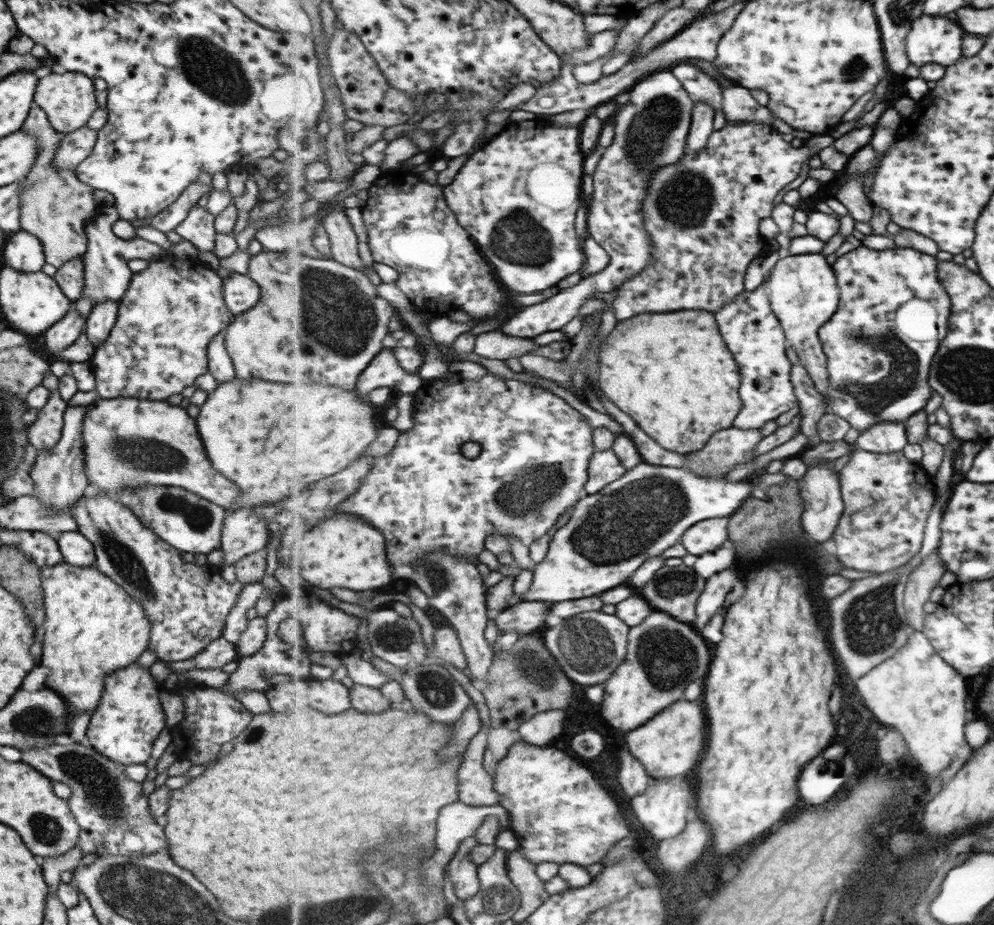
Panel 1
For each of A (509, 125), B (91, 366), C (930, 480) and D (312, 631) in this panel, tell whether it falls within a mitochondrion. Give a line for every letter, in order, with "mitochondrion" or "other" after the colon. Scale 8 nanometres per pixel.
A: other
B: other
C: other
D: other

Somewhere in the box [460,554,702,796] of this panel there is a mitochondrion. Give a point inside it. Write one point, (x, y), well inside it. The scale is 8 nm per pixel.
(668, 658)

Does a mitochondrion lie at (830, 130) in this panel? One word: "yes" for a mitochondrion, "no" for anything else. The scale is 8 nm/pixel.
no

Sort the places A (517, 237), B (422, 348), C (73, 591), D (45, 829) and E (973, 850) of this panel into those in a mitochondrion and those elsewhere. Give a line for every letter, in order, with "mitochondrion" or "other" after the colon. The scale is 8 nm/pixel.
A: mitochondrion
B: other
C: other
D: mitochondrion
E: other

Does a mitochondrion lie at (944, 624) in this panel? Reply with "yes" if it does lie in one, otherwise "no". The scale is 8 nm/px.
no

